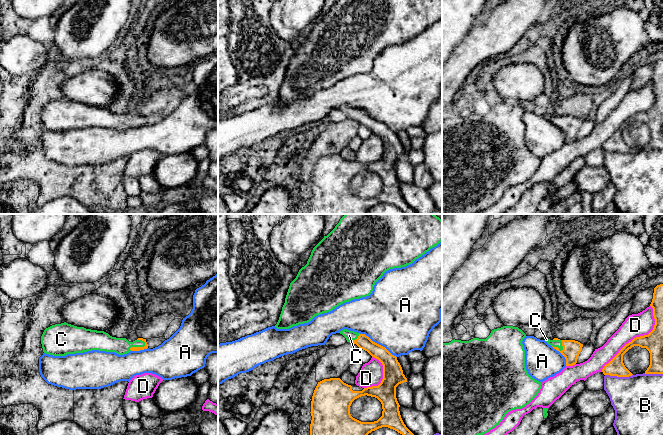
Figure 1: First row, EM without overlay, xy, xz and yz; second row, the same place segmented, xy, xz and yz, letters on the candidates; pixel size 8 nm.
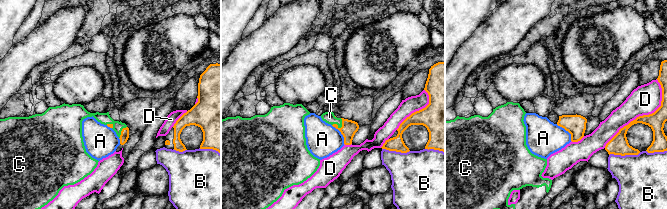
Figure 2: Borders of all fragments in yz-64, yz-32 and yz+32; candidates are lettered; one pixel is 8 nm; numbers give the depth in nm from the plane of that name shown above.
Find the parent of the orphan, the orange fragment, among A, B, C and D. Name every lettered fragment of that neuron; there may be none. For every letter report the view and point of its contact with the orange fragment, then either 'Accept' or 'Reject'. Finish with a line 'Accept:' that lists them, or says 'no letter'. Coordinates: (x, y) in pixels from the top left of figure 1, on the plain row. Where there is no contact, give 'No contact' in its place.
A: Touches orange at xz (378, 120). Reject
B: Touches orange at yz (619, 152). Reject
C: Touches orange at xy (138, 123). Accept
D: Touches orange at yz (637, 113). Reject
Accept: C

